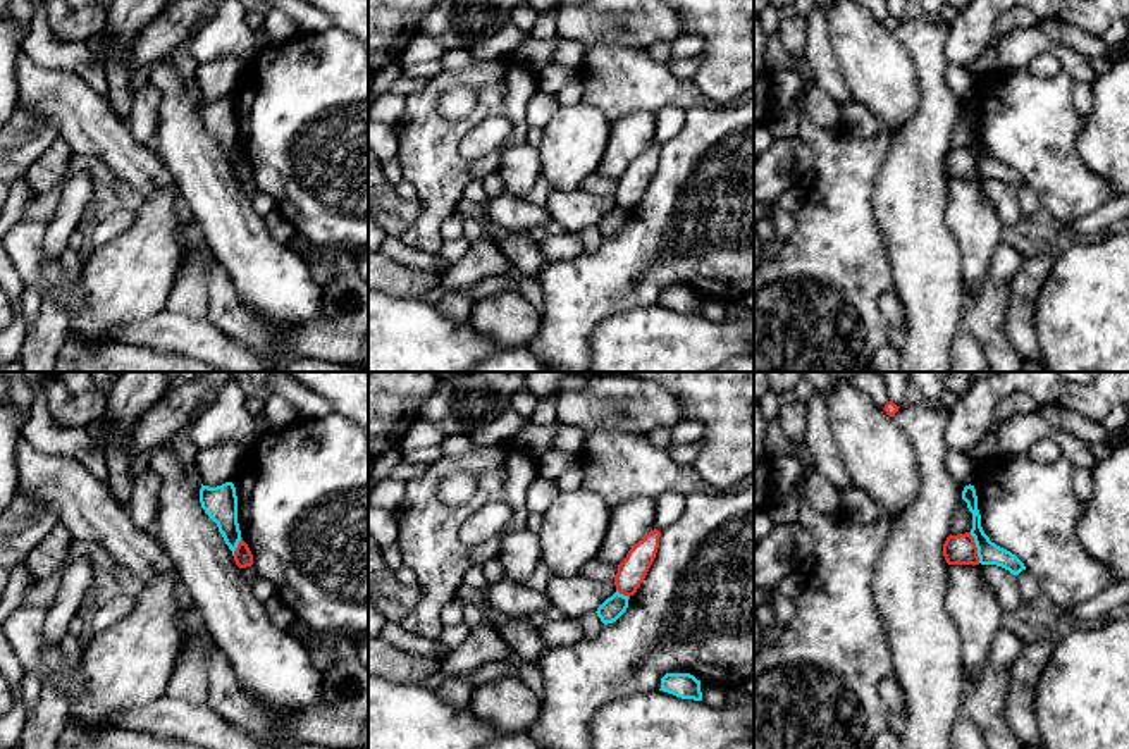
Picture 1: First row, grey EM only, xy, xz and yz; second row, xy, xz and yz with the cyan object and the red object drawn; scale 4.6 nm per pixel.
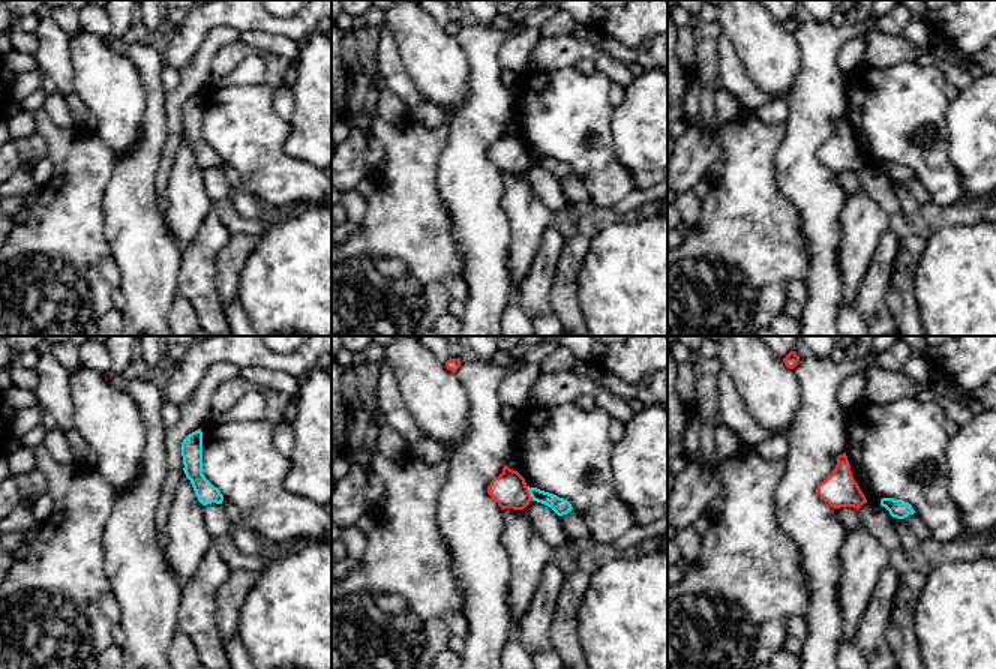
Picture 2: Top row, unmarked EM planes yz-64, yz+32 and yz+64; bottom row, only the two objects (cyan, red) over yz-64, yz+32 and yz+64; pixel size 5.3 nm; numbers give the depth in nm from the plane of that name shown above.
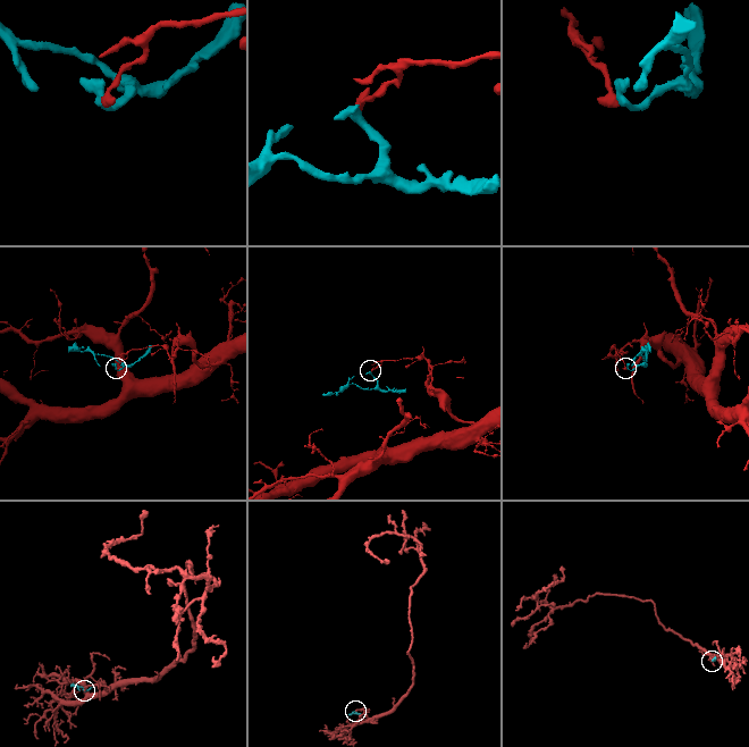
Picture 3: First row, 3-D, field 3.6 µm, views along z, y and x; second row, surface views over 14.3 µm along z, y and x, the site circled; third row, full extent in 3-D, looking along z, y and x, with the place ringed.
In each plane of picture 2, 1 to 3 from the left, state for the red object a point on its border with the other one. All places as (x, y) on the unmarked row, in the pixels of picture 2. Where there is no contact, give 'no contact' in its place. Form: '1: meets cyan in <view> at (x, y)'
1: no contact
2: meets cyan in yz+32 at (530, 158)
3: no contact

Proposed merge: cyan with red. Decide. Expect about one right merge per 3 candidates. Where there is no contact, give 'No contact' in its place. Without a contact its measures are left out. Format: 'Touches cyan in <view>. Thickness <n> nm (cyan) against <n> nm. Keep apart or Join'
Touches cyan in yz. Thickness 100 nm (cyan) against 140 nm. Keep apart

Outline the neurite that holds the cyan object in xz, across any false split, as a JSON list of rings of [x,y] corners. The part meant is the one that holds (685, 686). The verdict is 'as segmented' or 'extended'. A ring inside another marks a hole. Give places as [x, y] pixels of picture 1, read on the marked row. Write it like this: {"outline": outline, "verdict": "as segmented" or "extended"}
{"outline": [[[666,673],[661,678],[663,692],[673,694],[682,699],[702,701],[700,680],[690,673]]], "verdict": "as segmented"}

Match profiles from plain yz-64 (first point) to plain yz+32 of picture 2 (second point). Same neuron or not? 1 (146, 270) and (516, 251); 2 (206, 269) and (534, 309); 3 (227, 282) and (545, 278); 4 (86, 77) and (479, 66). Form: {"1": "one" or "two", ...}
{"1": "two", "2": "one", "3": "two", "4": "two"}

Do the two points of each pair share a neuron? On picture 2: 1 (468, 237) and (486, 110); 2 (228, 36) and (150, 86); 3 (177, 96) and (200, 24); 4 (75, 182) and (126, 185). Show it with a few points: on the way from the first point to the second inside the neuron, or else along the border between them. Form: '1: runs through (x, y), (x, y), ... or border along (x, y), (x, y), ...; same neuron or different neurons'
1: runs through (470, 206), (470, 141); same neuron
2: border along (167, 93), (165, 129); different neurons
3: border along (206, 36), (197, 54), (179, 71); different neurons
4: border along (114, 158), (111, 177), (104, 192), (102, 218); different neurons

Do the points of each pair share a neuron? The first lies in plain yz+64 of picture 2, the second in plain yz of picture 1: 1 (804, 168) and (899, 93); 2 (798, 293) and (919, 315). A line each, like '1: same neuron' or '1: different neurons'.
1: different neurons
2: different neurons

